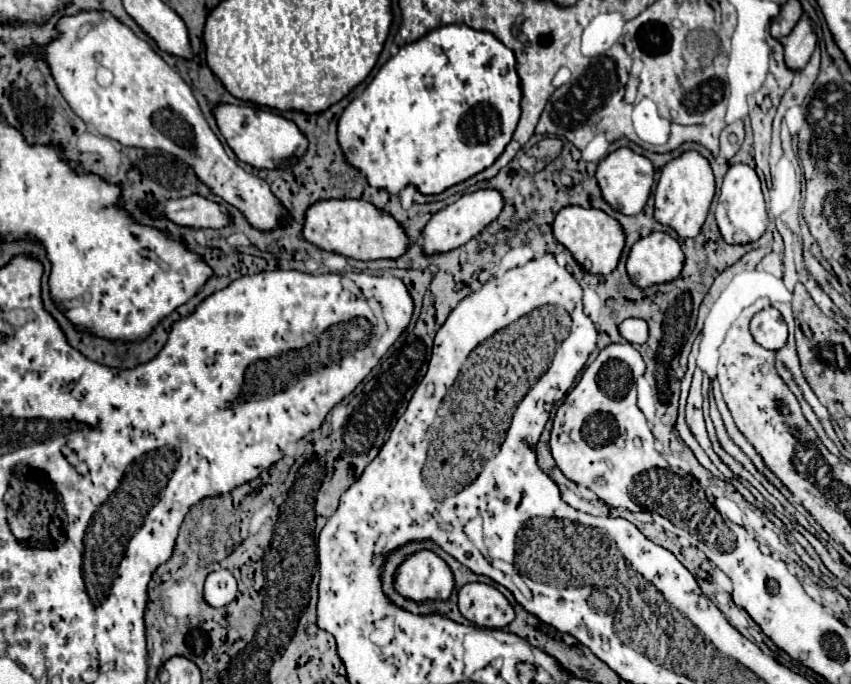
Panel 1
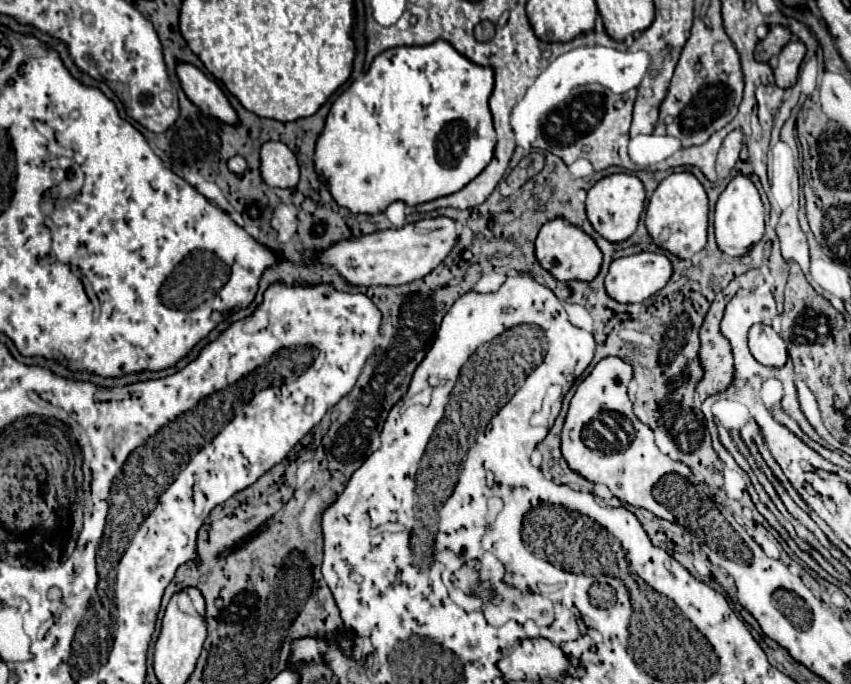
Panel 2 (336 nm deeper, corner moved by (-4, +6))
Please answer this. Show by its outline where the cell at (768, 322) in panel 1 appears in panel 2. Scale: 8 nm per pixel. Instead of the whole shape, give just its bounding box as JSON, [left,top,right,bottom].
[748,325,788,367]

